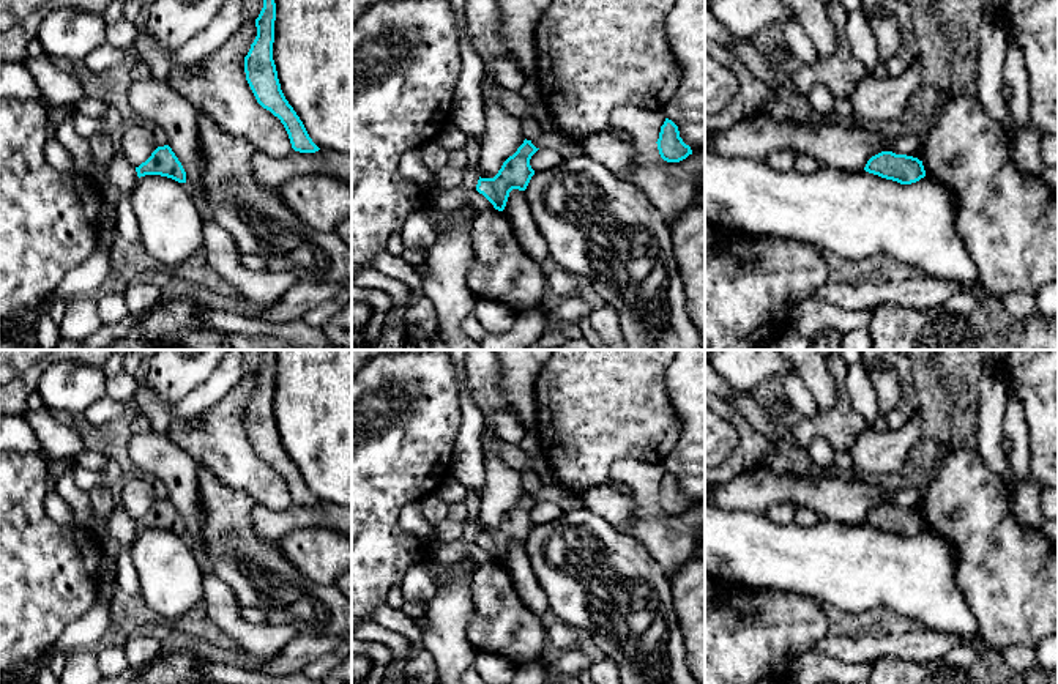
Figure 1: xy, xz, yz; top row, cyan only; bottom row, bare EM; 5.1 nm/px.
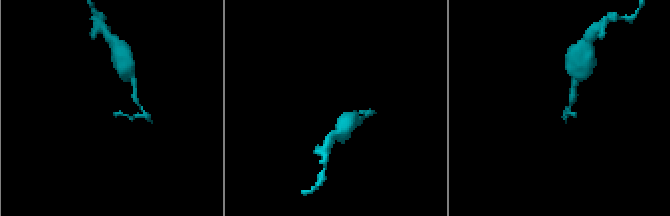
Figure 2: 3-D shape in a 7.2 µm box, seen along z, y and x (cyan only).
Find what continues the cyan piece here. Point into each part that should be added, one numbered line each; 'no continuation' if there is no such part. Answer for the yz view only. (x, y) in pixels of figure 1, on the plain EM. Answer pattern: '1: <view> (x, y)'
no continuation

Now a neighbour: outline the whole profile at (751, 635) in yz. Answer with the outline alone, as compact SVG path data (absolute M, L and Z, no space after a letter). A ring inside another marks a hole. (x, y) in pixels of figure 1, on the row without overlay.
M705 574L705 684L784 684L793 662L829 634L833 619L815 599L751 589Z

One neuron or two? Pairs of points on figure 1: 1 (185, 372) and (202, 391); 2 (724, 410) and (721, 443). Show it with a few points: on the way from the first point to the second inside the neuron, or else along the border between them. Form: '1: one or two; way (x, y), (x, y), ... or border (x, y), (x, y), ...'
1: two; border (218, 366), (174, 404)
2: two; border (721, 416), (737, 434), (737, 446), (732, 454)

